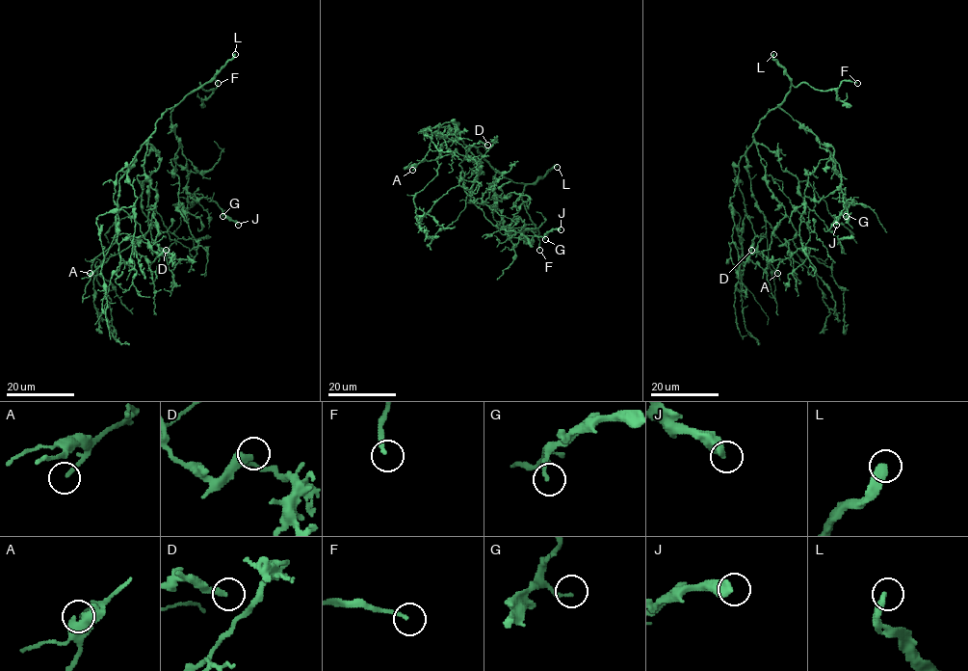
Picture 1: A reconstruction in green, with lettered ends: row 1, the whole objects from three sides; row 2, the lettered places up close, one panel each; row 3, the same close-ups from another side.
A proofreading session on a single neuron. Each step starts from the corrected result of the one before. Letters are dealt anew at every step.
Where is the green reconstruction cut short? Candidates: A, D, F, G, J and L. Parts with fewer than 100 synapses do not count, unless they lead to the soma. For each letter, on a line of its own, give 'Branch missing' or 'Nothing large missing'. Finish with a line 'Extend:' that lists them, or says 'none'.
A: Branch missing
D: Nothing large missing
F: Branch missing
G: Nothing large missing
J: Nothing large missing
L: Branch missing
Extend: A, F, L

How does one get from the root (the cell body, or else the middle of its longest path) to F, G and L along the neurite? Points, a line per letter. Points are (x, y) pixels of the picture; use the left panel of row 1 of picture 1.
F: (152, 133), (161, 116), (202, 86), (199, 83), (206, 91), (217, 86), (215, 80), (218, 83)
G: (152, 133), (155, 123), (172, 107), (171, 124), (188, 169), (186, 193), (210, 198), (222, 209), (222, 216)
L: (152, 133), (155, 123), (167, 110), (207, 82), (235, 54)

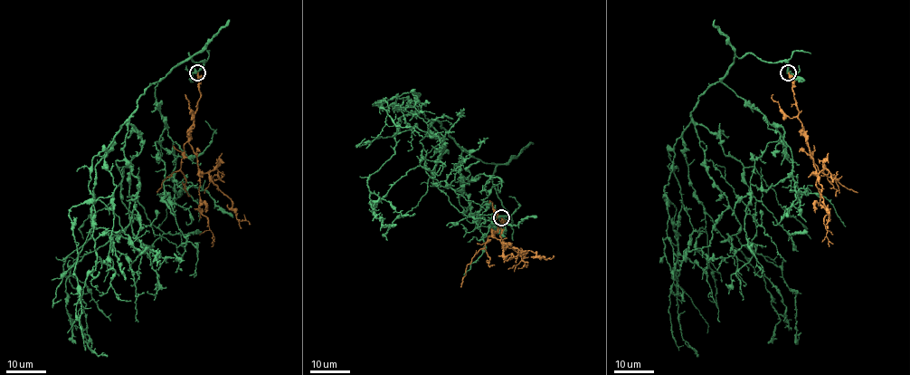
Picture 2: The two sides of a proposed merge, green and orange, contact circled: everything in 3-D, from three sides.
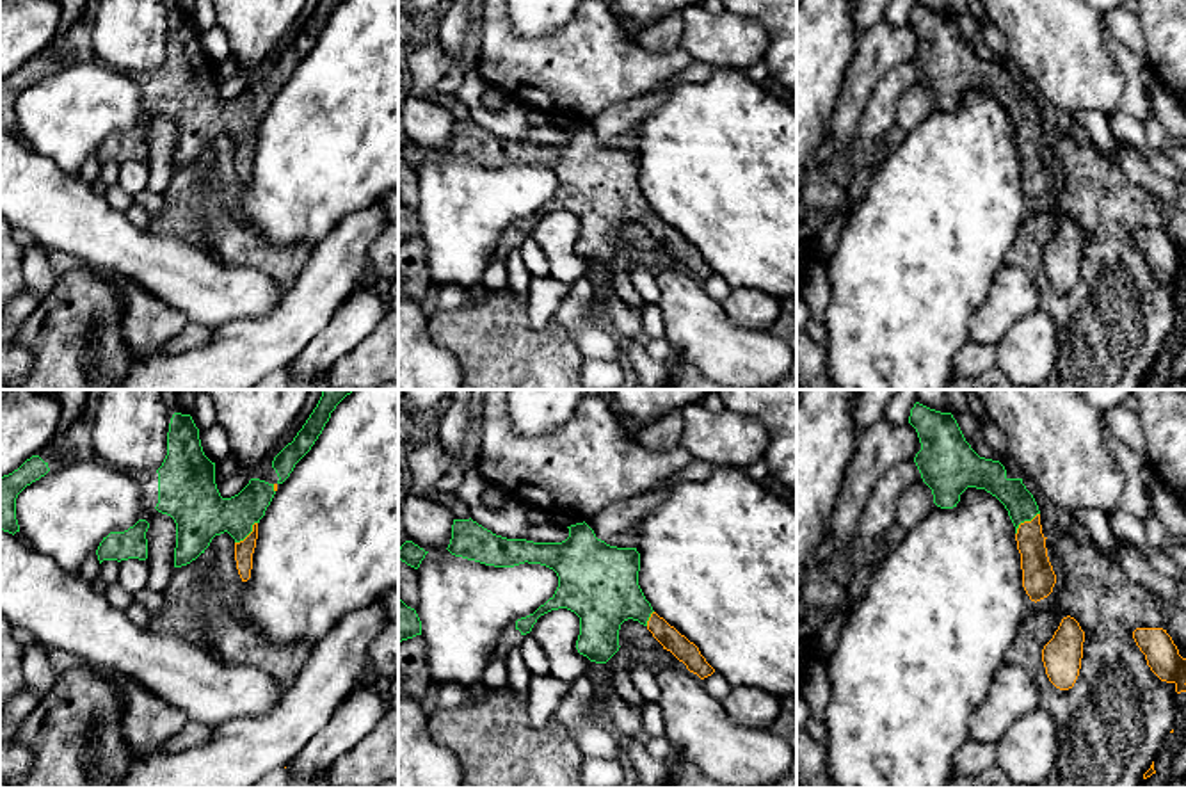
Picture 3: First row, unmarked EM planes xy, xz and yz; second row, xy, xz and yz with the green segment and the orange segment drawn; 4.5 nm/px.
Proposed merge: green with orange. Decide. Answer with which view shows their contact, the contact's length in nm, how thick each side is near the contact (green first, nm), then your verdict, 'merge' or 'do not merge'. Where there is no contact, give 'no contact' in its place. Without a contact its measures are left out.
meets green in yz; contact 150 nm long; 140 nm thick on the green side, 140 nm on the other; merge

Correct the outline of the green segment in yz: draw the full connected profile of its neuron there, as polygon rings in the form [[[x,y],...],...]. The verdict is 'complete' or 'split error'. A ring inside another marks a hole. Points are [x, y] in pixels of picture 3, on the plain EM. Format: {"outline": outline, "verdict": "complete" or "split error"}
{"outline": [[[916,4],[909,25],[921,44],[914,64],[923,84],[932,91],[934,105],[953,110],[967,89],[985,91],[996,98],[1015,128],[1026,196],[1035,205],[1047,199],[1056,176],[1047,158],[1047,139],[1042,135],[1038,107],[1022,80],[1008,80],[999,62],[980,59],[966,43],[951,14]]], "verdict": "split error"}

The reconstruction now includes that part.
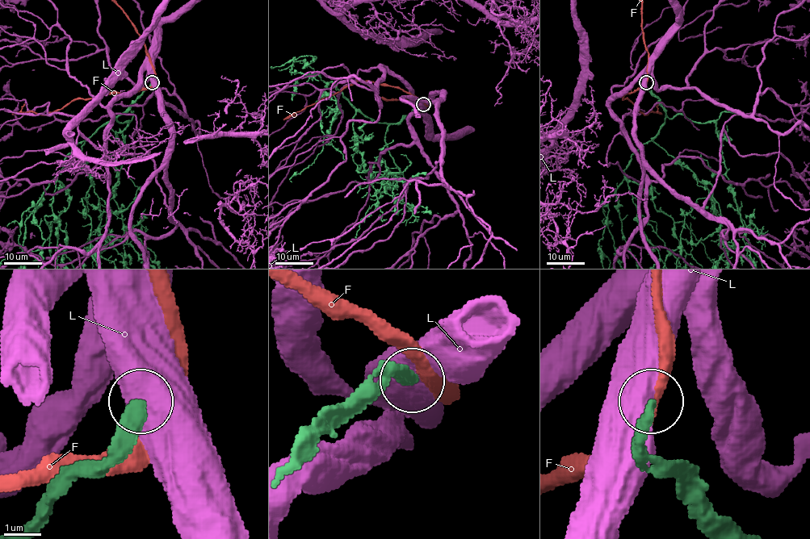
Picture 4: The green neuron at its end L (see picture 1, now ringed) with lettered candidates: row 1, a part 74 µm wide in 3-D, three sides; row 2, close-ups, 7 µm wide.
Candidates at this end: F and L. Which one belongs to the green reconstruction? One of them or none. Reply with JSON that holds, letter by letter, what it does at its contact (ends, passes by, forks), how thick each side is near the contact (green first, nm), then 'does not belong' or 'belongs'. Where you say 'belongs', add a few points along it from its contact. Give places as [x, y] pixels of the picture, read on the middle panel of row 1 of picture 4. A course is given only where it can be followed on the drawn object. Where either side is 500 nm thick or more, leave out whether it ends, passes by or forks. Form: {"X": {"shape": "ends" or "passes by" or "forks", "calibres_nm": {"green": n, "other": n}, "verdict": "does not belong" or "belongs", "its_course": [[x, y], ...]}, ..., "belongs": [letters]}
{"F": {"shape": "passes by", "calibres_nm": {"green": 460, "other": 400}, "verdict": "does not belong"}, "L": {"calibres_nm": {"green": 440, "other": 900}, "verdict": "does not belong"}, "belongs": []}

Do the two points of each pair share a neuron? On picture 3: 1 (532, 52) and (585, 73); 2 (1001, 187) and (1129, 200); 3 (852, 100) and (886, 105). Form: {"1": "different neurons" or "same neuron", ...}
{"1": "same neuron", "2": "different neurons", "3": "different neurons"}

